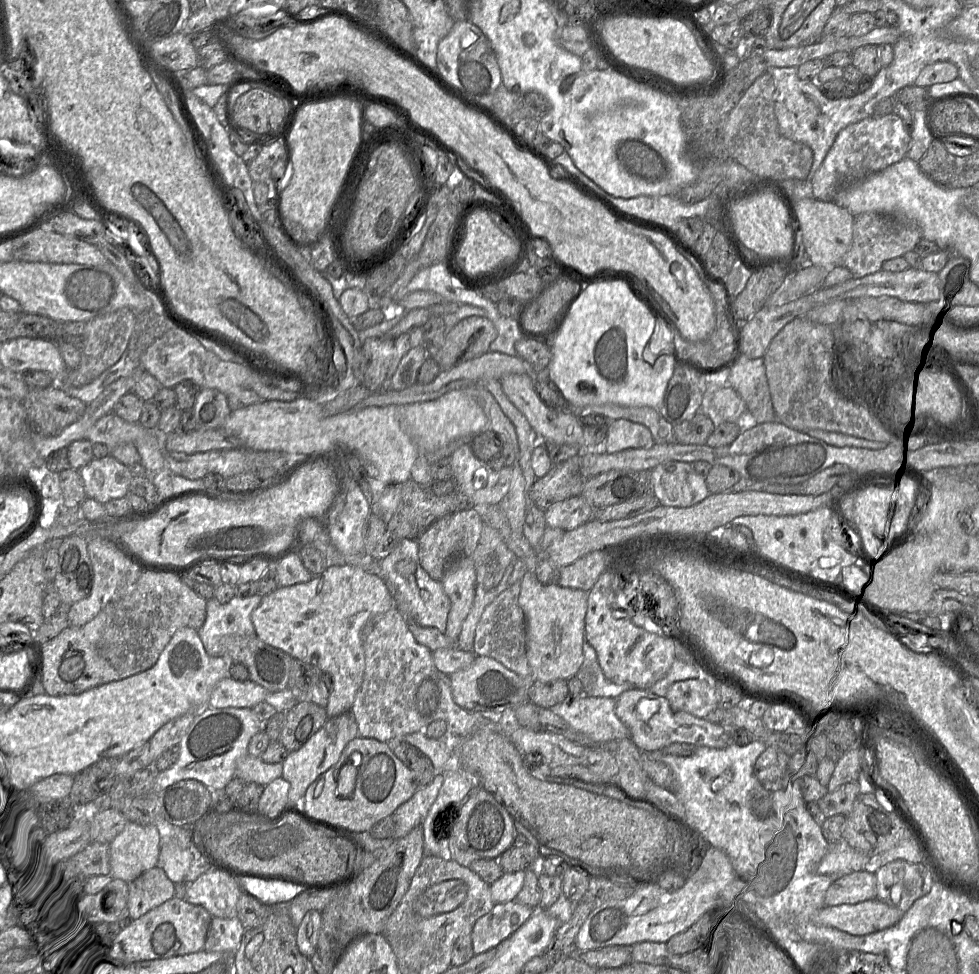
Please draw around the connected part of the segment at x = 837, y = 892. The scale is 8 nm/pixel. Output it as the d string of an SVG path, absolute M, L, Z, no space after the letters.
M853 872L835 880L827 890L824 905L856 904L876 899L876 873Z

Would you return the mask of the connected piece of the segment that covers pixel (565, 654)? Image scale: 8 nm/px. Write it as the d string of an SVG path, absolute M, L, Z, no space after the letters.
M526 572L520 581L519 605L526 626L527 659L531 679L541 683L569 680L577 675L584 661L584 626L587 593L560 585L541 583L535 574Z

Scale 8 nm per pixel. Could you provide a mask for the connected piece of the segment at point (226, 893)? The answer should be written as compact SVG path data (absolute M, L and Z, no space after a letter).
M210 871L184 887L184 900L181 901L186 906L204 909L212 918L227 919L235 917L241 893L231 878Z

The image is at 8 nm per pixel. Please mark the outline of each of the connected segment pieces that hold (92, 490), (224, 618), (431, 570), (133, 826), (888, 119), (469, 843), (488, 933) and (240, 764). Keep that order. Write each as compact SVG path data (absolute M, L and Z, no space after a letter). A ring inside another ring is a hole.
M111 454L100 459L92 459L79 470L85 493L101 504L127 496L134 478L132 470Z
M235 595L226 604L220 604L214 598L207 600L206 619L197 632L208 655L218 656L217 641L223 635L255 635L251 614L261 599L261 595L252 597Z
M468 506L435 521L417 538L422 568L432 579L442 580L452 561L461 556L472 556L478 546L483 527L480 515Z
M128 822L109 844L109 874L127 885L152 869L159 856L159 836L153 825Z
M894 113L871 116L846 126L837 134L822 164L811 178L813 196L819 200L833 201L842 189L901 161L907 155L909 143L910 130L902 118Z
M481 787L474 789L463 804L454 822L450 826L449 857L458 864L466 867L478 860L498 859L517 840L514 819L506 808L494 797L493 794Z
M515 901L495 904L492 911L479 918L471 932L474 954L493 957L500 945L511 938L534 915L535 909Z
M246 754L237 761L235 778L240 779L244 784L265 786L275 779L281 778L282 772L281 763L265 763L259 757Z

